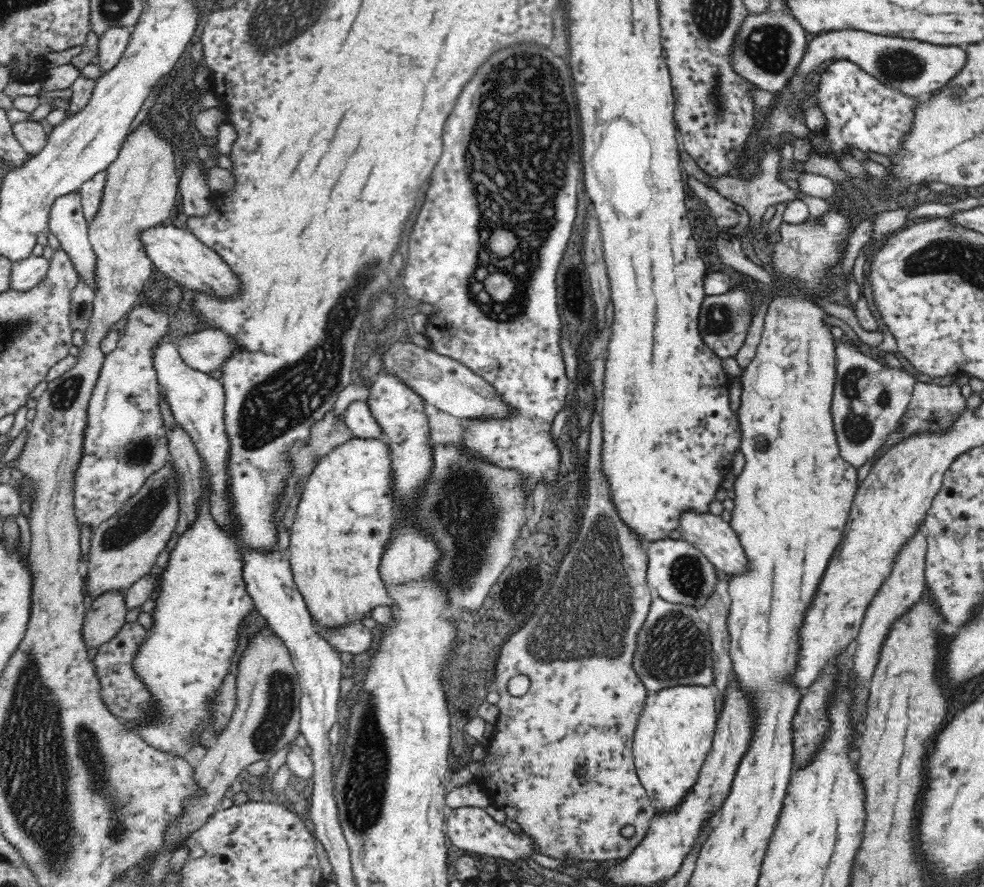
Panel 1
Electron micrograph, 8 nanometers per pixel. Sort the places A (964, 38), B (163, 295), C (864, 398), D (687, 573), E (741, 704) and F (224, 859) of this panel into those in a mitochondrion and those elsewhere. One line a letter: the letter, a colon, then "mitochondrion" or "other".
A: other
B: mitochondrion
C: mitochondrion
D: mitochondrion
E: other
F: other

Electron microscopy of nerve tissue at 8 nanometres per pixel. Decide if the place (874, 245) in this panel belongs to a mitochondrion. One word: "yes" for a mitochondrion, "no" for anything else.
no

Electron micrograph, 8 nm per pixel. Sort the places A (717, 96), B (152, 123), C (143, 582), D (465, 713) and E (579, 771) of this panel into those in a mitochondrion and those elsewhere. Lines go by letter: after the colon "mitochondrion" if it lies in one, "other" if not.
A: mitochondrion
B: other
C: other
D: other
E: other

